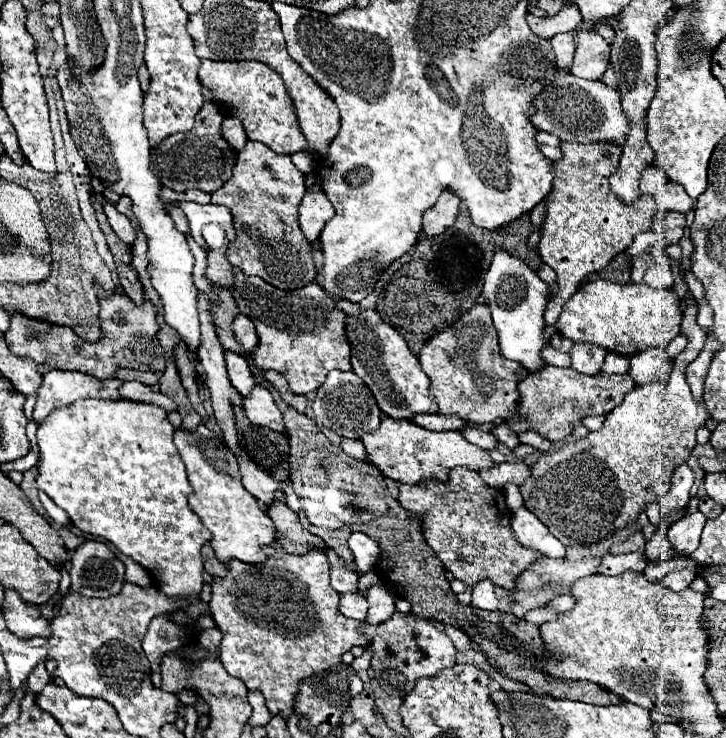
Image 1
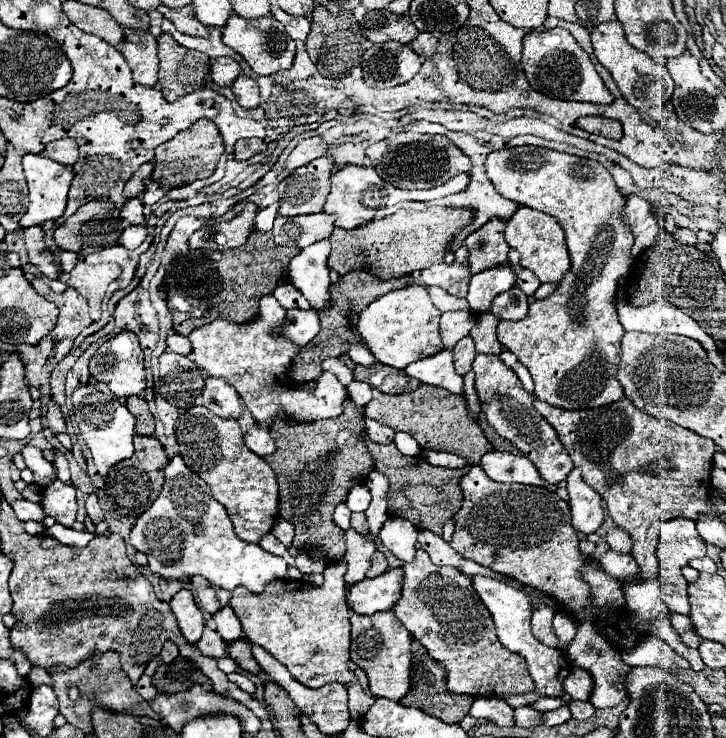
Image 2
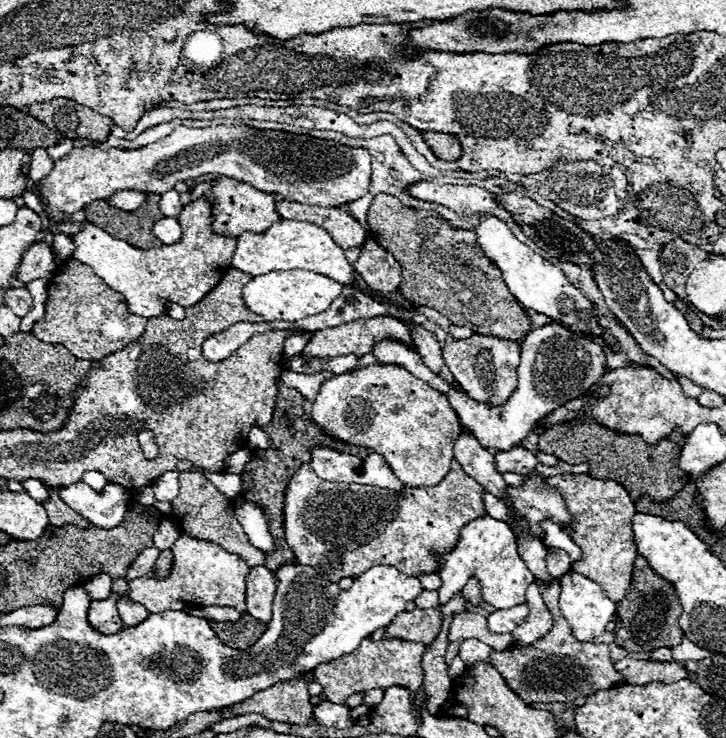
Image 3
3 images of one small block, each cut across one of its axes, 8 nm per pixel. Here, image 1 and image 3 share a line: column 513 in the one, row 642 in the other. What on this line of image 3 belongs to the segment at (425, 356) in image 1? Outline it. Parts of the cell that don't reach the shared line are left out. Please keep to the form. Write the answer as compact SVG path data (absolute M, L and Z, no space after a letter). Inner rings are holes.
M364 638L356 652L342 656L334 662L320 664L312 670L314 680L322 686L326 700L334 704L346 702L350 694L366 692L370 688L390 688L390 686L404 686L416 696L422 684L422 654L426 646L420 642L406 642L400 638L382 638L372 640Z

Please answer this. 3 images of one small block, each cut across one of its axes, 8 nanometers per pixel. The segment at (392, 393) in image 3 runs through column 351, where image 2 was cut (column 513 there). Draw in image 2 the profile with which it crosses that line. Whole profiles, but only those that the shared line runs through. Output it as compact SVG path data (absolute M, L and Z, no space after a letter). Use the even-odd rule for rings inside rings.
M478 354L472 362L472 370L476 374L476 390L488 424L496 432L500 432L500 436L512 440L512 444L516 444L516 448L522 450L530 462L534 462L534 466L546 482L562 482L564 476L568 476L568 472L574 468L574 464L568 452L562 448L556 430L534 410L532 394L524 390L518 376L508 366L504 366L502 360L494 354Z

